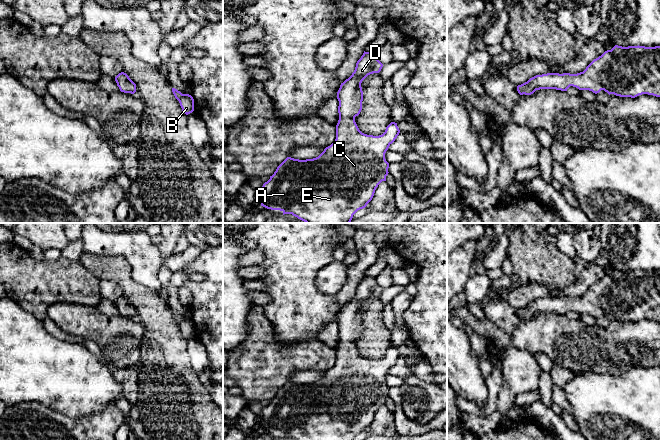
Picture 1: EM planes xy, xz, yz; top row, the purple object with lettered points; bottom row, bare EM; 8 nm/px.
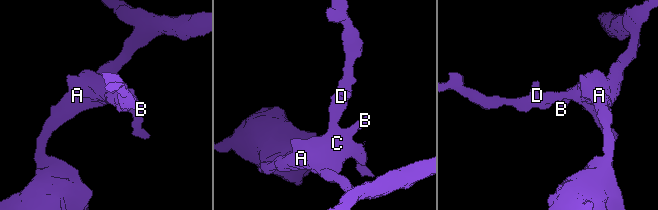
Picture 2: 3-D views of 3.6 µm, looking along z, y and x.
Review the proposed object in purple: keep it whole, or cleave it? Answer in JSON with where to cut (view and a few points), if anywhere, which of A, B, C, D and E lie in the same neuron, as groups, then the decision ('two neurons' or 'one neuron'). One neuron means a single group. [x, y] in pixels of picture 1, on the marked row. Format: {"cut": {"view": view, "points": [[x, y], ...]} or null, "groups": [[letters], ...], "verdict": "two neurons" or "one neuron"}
{"cut": null, "groups": [["A", "B", "C", "D", "E"]], "verdict": "one neuron"}

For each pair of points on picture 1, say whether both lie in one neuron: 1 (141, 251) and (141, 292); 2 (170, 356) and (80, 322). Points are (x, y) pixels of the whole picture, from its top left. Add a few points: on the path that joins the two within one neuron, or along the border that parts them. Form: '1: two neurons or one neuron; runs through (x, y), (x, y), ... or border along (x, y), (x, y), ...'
1: two neurons; border along (129, 264), (131, 276), (136, 281), (156, 291)
2: two neurons; border along (141, 322), (144, 326), (141, 354), (134, 367)

